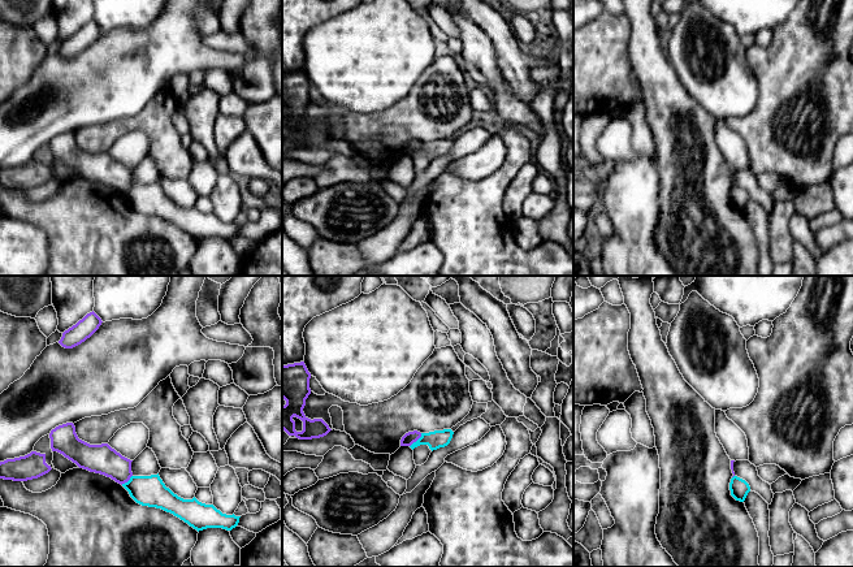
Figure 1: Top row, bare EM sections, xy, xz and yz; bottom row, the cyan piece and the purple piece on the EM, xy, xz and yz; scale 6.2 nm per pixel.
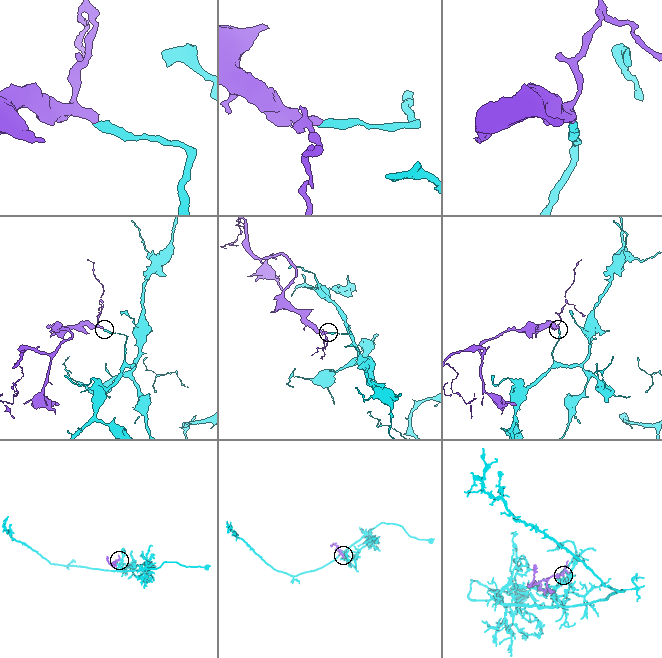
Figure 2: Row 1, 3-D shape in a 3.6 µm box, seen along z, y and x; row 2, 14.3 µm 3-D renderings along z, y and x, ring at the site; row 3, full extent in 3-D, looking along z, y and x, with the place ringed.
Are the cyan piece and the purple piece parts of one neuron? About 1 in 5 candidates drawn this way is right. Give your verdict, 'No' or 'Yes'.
No

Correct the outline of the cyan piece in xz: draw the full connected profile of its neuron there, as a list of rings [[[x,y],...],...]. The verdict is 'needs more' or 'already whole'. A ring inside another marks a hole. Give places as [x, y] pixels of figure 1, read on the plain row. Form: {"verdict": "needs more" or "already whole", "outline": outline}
{"verdict": "already whole", "outline": [[[451,138],[421,142],[421,146],[416,151],[413,151],[410,156],[413,159],[420,153],[428,153],[429,157],[433,160],[440,156],[447,155],[453,147],[453,143],[454,140]]]}

